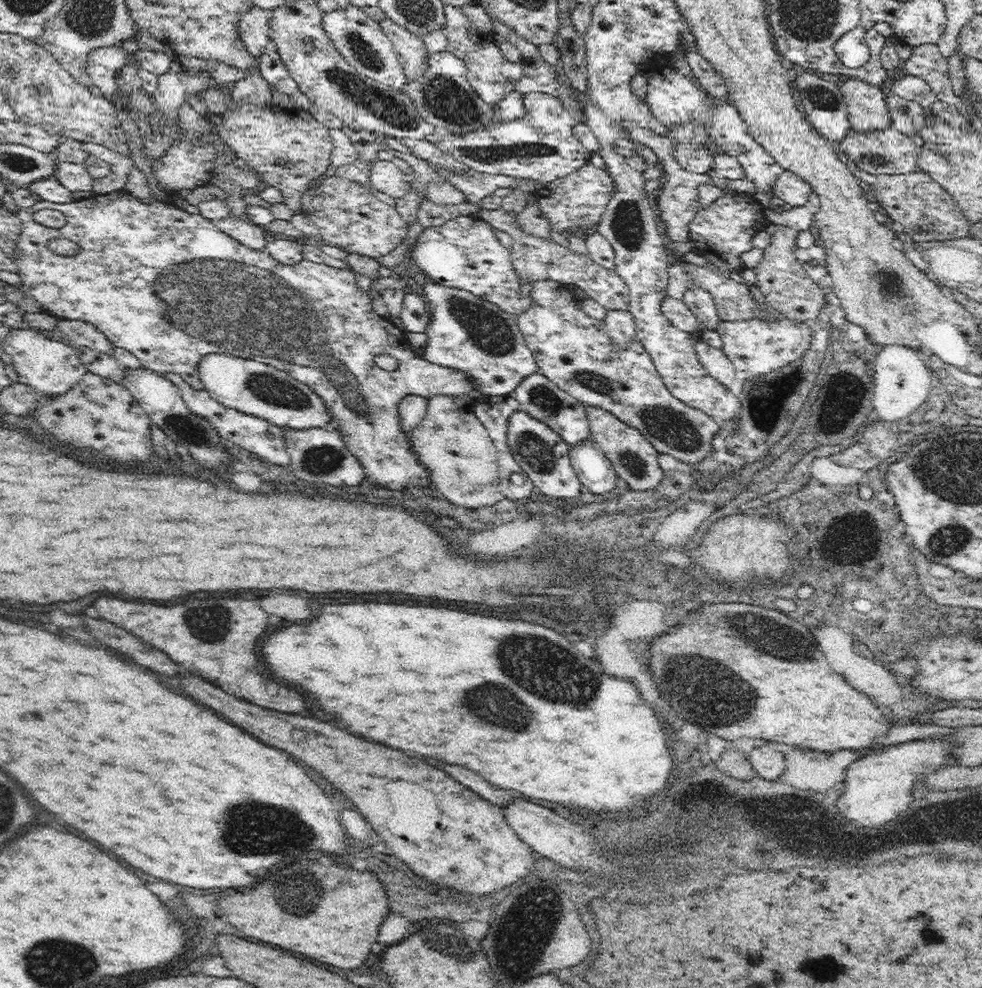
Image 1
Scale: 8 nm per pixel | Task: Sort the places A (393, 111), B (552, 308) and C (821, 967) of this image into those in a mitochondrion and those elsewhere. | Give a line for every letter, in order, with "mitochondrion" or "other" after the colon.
A: mitochondrion
B: other
C: mitochondrion

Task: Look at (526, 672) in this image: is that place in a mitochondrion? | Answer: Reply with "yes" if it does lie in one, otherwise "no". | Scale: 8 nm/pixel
yes

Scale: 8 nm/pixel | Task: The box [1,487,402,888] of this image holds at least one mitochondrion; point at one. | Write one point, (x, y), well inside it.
(252, 828)

